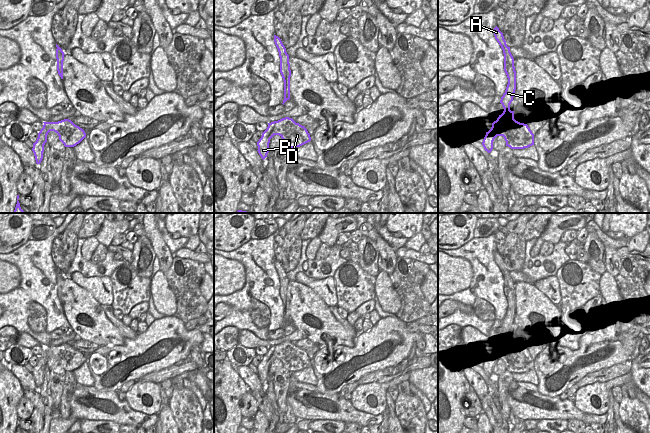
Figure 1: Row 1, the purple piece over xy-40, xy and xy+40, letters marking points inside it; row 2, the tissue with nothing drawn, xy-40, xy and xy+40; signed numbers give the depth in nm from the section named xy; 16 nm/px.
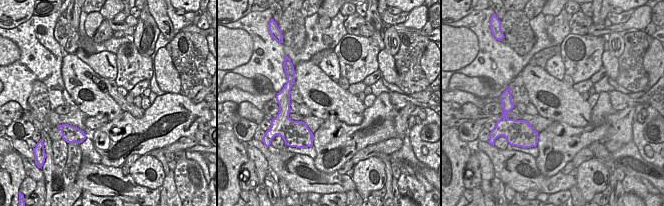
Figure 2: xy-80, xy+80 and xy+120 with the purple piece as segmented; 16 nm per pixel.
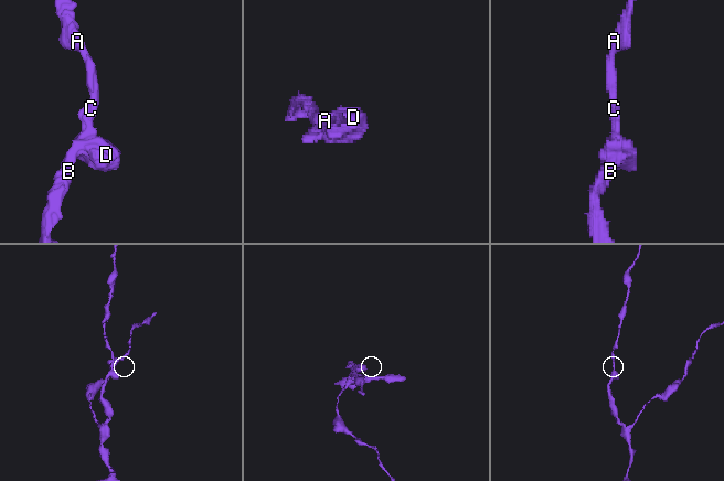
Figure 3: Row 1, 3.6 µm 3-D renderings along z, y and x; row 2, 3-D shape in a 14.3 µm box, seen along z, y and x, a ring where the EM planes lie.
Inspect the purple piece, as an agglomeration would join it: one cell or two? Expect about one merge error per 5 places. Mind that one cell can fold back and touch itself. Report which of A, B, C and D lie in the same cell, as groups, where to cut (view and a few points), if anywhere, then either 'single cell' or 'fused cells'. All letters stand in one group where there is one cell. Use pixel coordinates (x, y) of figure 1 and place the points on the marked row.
groups A B C D; cut none; single cell

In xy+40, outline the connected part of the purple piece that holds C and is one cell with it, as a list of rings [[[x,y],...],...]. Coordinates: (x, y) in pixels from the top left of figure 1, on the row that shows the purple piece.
[[[497,26],[494,28],[494,36],[503,50],[504,71],[508,78],[508,84],[500,100],[504,111],[492,123],[491,129],[486,132],[482,142],[485,151],[488,153],[492,151],[493,141],[497,136],[503,136],[506,141],[506,146],[511,149],[524,149],[534,145],[534,134],[528,125],[516,121],[514,119],[514,111],[510,110],[510,104],[513,101],[516,90],[516,71],[510,47],[507,46],[503,33]]]

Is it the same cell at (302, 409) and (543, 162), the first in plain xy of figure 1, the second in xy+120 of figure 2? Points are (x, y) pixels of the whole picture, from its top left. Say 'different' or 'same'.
different

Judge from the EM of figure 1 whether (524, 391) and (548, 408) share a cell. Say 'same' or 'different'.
same

